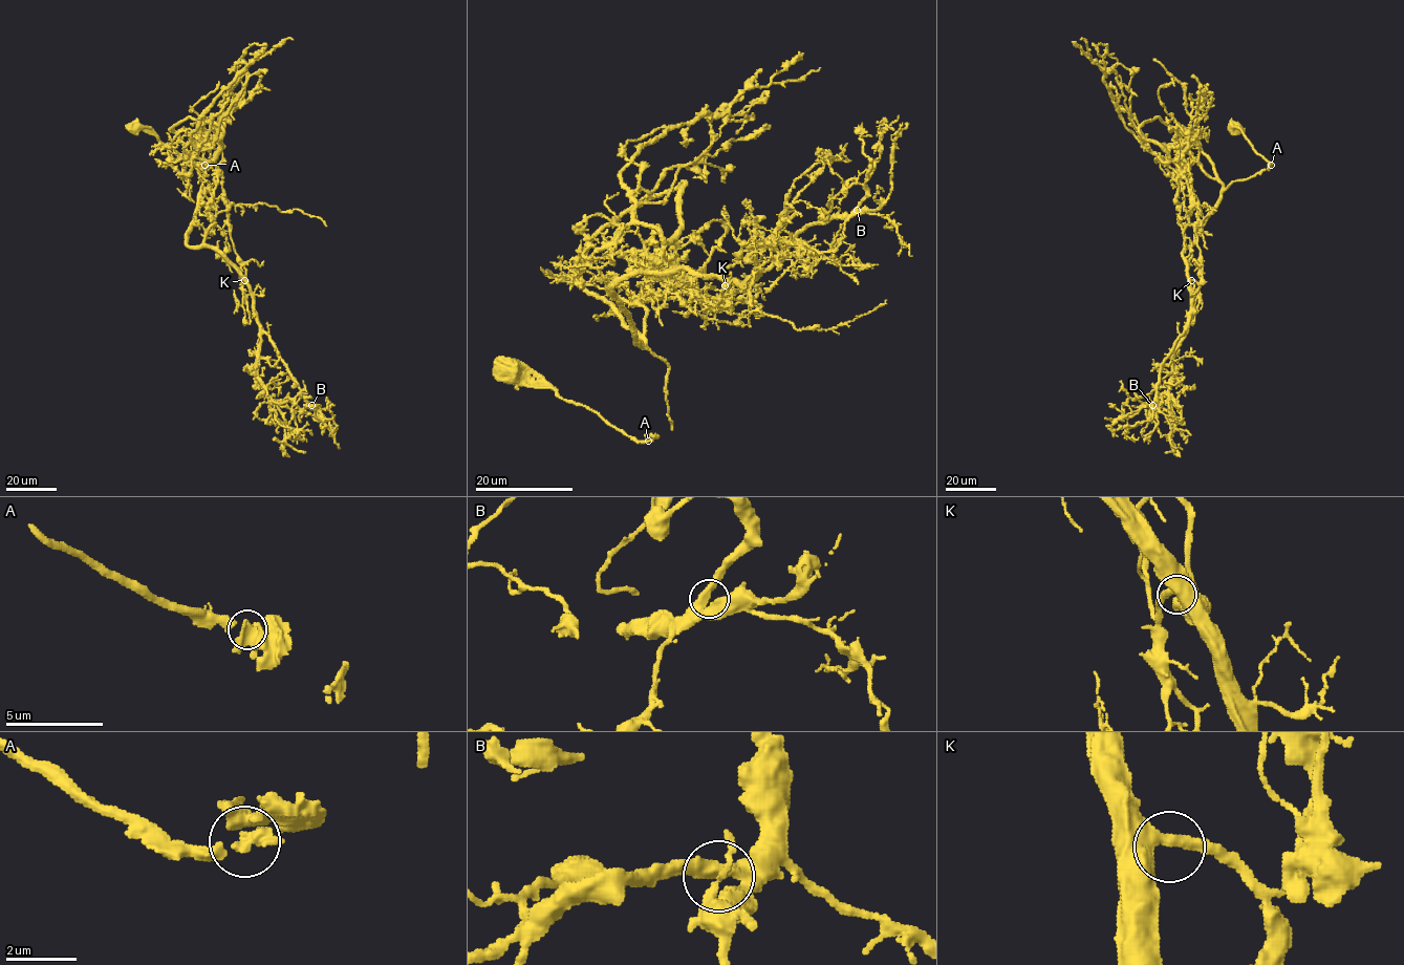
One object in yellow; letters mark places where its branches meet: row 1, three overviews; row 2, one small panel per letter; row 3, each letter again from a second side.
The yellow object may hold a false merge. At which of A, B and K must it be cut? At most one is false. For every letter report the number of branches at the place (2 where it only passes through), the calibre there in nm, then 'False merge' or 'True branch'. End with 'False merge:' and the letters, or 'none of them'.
A: Branches: 2. Thickness 360 nm. True branch
B: Branches: 2. Thickness 400 nm. True branch
K: Branches: 2. Thickness 420 nm. True branch
False merge: none of them

